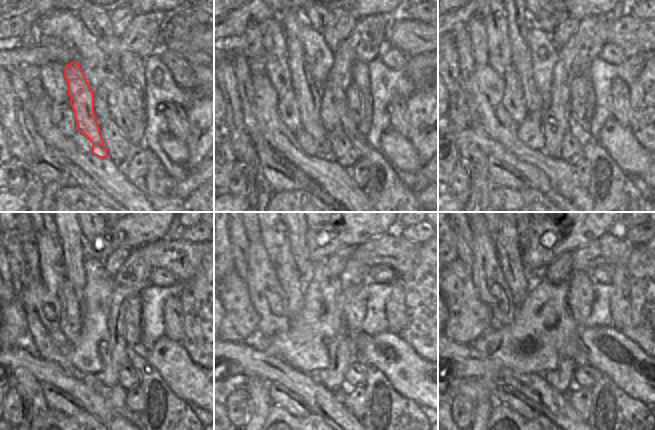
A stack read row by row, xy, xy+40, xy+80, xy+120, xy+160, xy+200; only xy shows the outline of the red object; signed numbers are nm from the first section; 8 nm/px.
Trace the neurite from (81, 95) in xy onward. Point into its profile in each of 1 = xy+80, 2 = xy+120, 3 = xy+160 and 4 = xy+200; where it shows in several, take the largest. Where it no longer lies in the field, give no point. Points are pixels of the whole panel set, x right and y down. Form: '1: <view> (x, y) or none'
1: xy+80 (518, 21)
2: xy+120 (69, 233)
3: xy+160 (295, 232)
4: xy+200 (522, 232)

